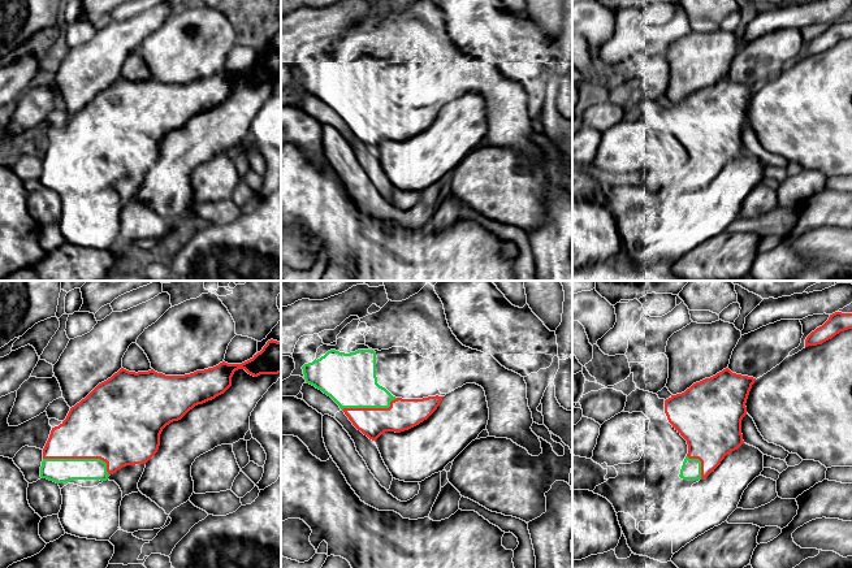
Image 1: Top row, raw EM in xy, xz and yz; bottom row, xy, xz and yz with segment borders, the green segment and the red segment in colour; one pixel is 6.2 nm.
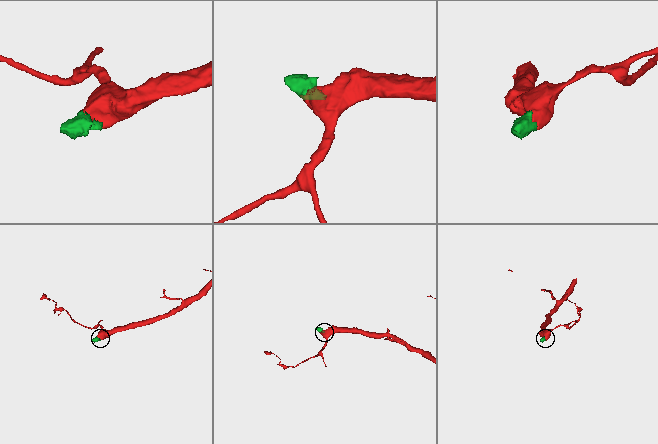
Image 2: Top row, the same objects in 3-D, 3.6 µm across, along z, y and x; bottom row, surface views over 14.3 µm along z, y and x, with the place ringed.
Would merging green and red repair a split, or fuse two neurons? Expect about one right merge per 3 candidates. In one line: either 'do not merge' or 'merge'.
merge

